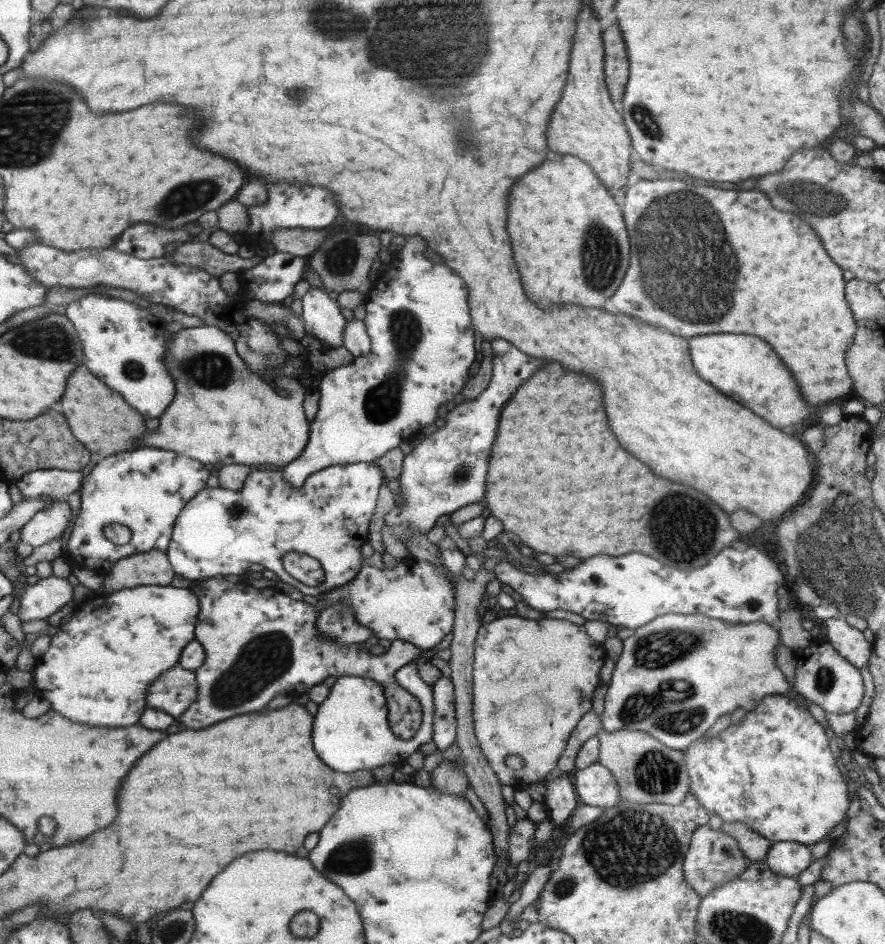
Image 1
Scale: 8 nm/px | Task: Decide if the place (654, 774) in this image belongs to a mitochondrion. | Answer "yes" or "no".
yes

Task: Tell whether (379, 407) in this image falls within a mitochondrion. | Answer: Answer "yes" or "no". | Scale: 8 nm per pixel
yes

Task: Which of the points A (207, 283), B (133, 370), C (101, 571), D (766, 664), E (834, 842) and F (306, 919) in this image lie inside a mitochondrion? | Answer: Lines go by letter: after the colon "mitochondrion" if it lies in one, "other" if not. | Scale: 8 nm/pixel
A: other
B: mitochondrion
C: other
D: other
E: other
F: mitochondrion

